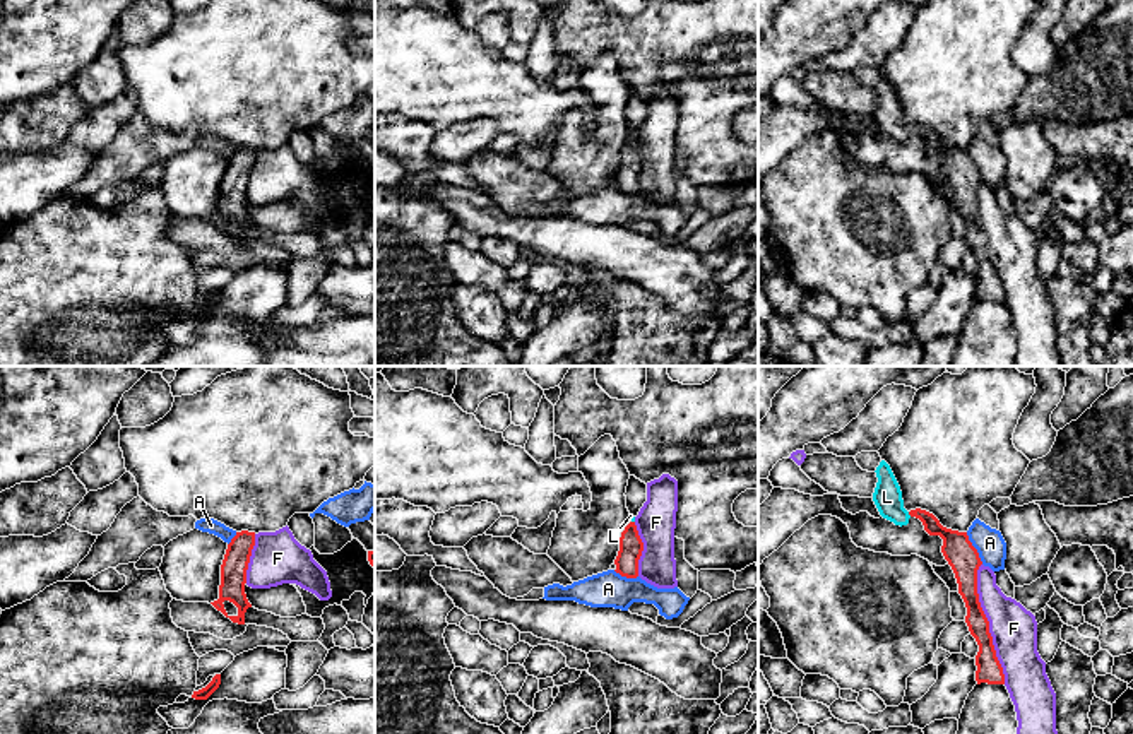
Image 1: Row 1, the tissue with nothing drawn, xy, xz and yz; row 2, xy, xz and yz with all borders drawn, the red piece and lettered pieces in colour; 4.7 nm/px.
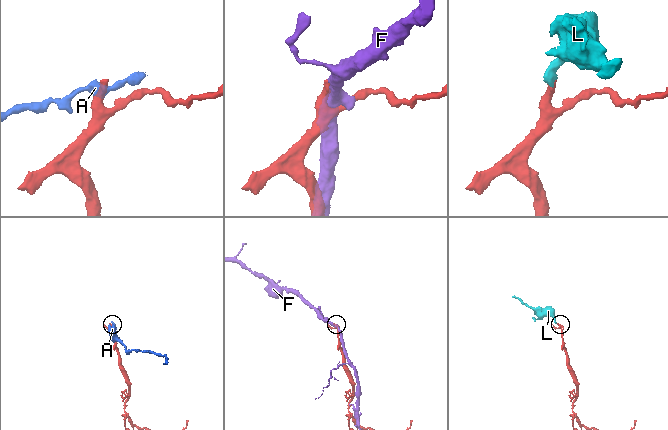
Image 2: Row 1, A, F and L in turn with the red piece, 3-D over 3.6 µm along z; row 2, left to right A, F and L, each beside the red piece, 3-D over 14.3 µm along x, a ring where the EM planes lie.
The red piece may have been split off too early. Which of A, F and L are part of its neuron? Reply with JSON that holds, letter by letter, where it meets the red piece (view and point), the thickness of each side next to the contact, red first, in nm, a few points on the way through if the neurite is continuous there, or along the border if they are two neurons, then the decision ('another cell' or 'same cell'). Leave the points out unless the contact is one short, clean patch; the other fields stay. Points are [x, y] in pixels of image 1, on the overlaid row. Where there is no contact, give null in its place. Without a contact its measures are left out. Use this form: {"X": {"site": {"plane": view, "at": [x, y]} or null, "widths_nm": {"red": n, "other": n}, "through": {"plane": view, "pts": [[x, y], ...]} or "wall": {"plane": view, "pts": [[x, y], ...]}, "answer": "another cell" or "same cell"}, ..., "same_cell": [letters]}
{"A": {"site": {"plane": "yz", "at": [974, 548]}, "widths_nm": {"red": 150, "other": 140}, "wall": {"plane": "yz", "pts": [[966, 532], [983, 563]]}, "answer": "another cell"}, "F": {"site": {"plane": "yz", "at": [988, 623]}, "widths_nm": {"red": 120, "other": 220}, "answer": "another cell"}, "L": {"site": {"plane": "yz", "at": [909, 514]}, "widths_nm": {"red": 110, "other": 140}, "through": {"plane": "yz", "pts": [[954, 543], [921, 514], [909, 514], [887, 497]]}, "answer": "same cell"}, "same_cell": ["L"]}

